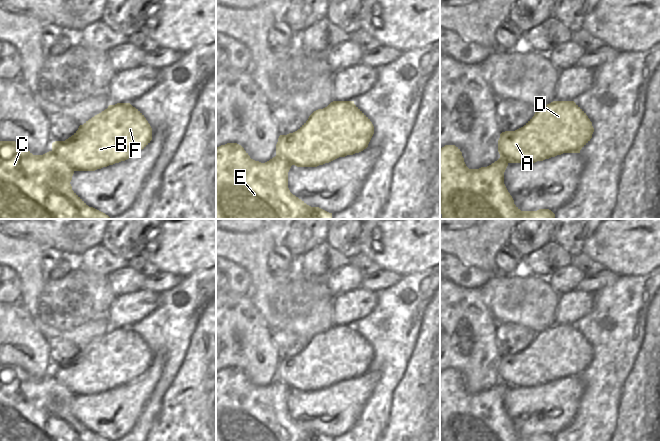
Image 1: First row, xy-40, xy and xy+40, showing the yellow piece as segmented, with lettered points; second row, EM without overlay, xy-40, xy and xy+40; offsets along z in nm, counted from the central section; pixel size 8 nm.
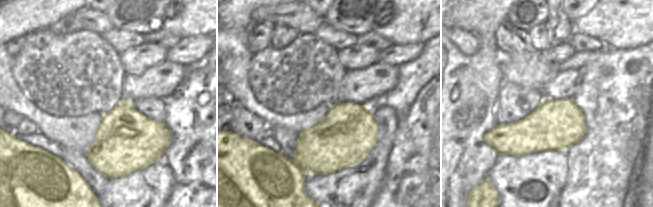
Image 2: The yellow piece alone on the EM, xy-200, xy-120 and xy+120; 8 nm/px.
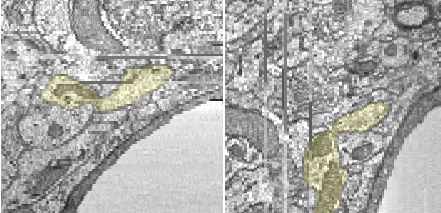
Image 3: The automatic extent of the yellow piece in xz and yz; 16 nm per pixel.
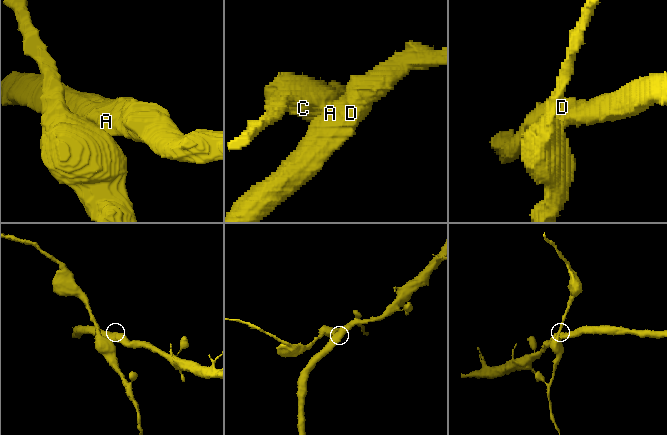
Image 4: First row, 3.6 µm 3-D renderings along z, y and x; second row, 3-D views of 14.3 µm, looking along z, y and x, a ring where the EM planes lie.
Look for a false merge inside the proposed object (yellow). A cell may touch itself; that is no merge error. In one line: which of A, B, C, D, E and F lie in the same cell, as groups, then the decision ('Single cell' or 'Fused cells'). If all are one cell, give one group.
Groups: A B D F / C E. Fused cells

